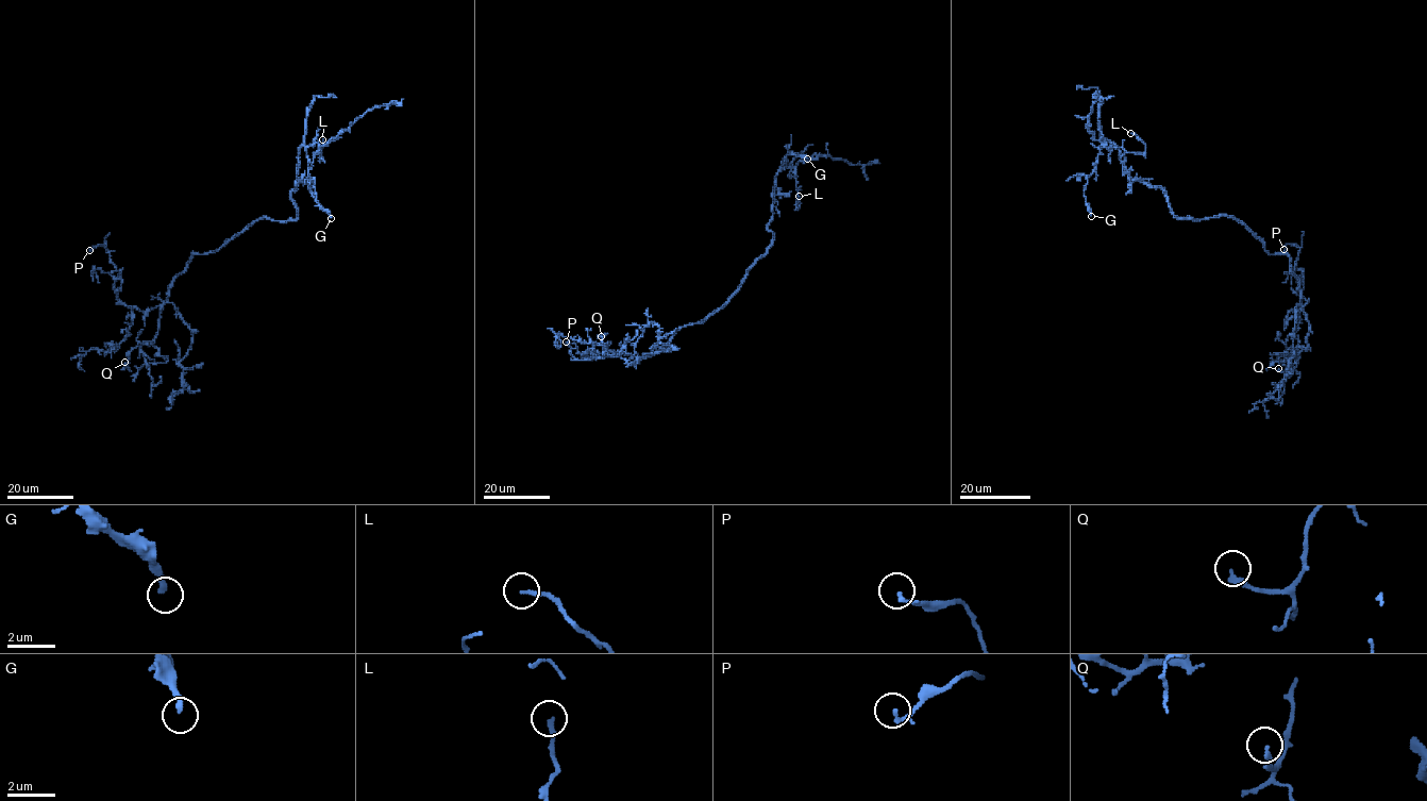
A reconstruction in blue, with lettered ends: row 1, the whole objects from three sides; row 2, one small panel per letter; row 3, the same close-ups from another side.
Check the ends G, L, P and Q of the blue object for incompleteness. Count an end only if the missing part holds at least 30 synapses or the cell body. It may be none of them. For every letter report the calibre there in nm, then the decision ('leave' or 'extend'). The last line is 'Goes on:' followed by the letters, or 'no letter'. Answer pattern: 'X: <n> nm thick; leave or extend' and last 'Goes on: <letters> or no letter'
G: 240 nm thick; leave
L: 190 nm thick; leave
P: 150 nm thick; leave
Q: 180 nm thick; leave
Goes on: no letter

